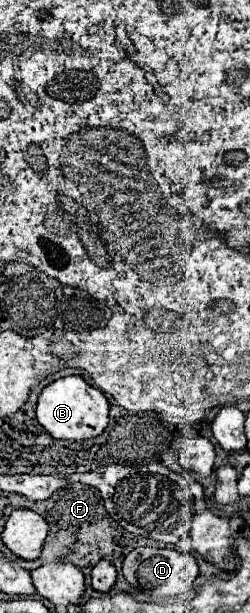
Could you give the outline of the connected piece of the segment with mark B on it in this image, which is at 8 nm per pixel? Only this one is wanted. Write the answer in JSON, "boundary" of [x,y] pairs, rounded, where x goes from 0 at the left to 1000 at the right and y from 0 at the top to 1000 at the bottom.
{"boundary":[[[260,613],[188,626],[148,649],[156,692],[236,718],[340,718],[396,711],[436,688],[436,656],[388,633],[356,630],[332,613]]]}

